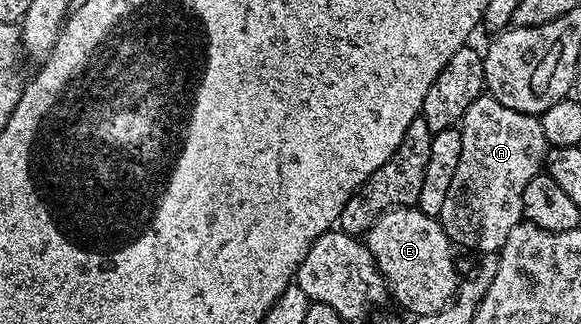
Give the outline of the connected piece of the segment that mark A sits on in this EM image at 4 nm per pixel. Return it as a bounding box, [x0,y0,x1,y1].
[438,95,550,255]

